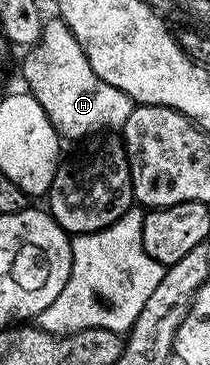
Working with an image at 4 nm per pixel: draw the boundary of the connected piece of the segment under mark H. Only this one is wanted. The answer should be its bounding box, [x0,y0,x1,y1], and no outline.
[21,16,135,140]

